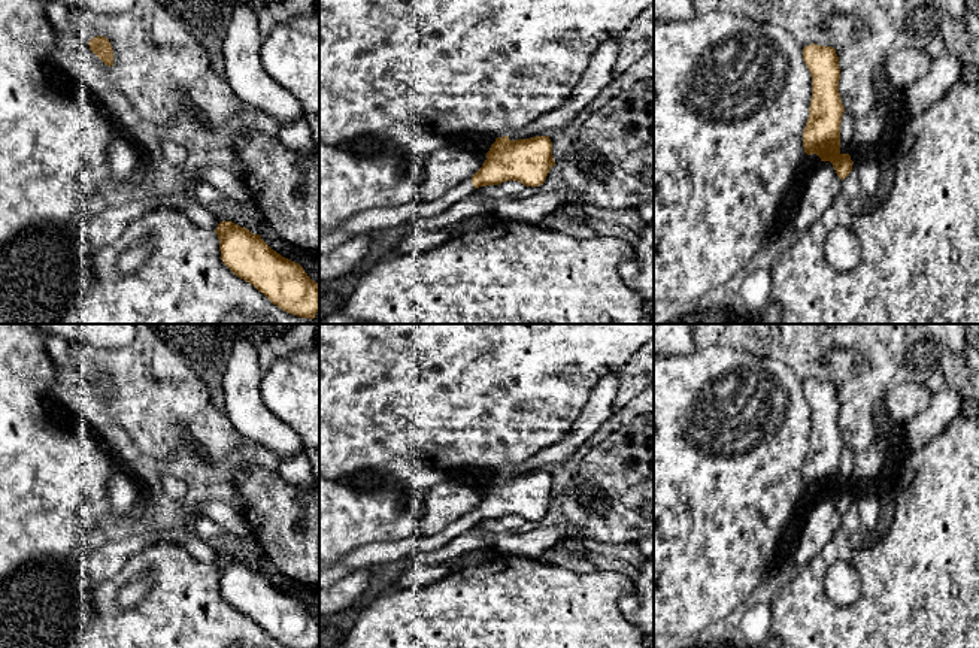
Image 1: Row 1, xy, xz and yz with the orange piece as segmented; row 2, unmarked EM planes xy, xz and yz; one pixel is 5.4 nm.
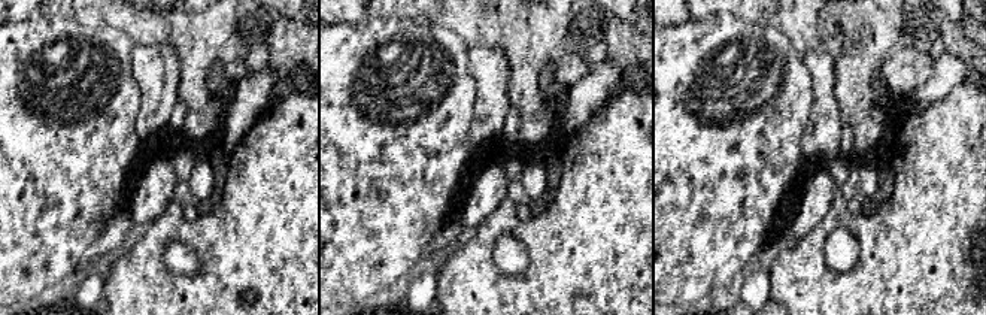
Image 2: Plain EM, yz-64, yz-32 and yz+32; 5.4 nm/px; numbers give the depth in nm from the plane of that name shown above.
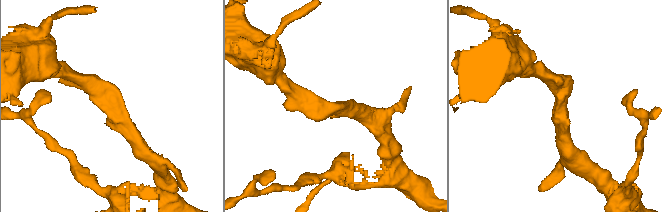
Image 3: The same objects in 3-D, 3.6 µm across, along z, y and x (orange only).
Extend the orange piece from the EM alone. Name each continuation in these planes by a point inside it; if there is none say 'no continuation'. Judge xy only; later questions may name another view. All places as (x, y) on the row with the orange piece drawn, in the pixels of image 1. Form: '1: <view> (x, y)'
no continuation

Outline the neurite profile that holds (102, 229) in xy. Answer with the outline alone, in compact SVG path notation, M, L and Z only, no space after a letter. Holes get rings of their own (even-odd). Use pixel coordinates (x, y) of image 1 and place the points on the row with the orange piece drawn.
M188 194L149 196L122 206L107 206L100 214L81 218L84 251L91 254L97 248L113 243L131 218L142 216L160 208L181 211L196 225L213 231L222 222L209 208L201 206Z

